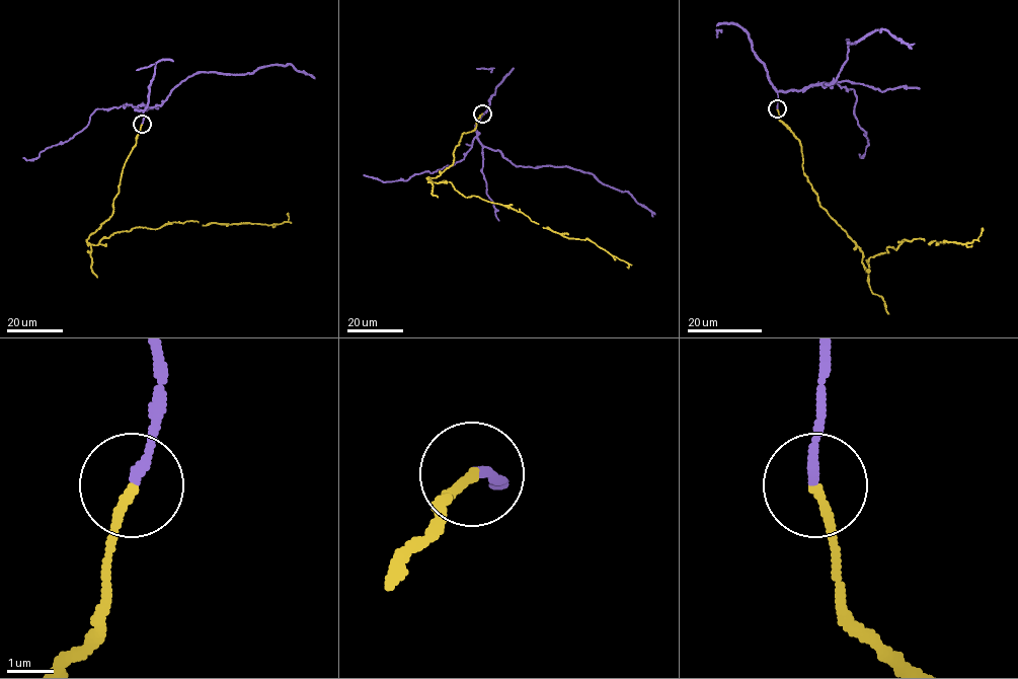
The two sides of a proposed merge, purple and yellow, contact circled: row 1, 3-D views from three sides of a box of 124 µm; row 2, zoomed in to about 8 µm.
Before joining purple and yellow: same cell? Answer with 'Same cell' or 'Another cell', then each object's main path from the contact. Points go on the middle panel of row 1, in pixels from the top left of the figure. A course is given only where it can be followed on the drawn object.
Same cell. Course of purple: (481, 114), (476, 124), (479, 141), (516, 165), (570, 166), (592, 172), (603, 183), (626, 191), (655, 214). Course of yellow: (481, 114), (461, 135), (454, 162), (426, 178), (514, 209), (568, 238), (590, 239), (627, 267)

